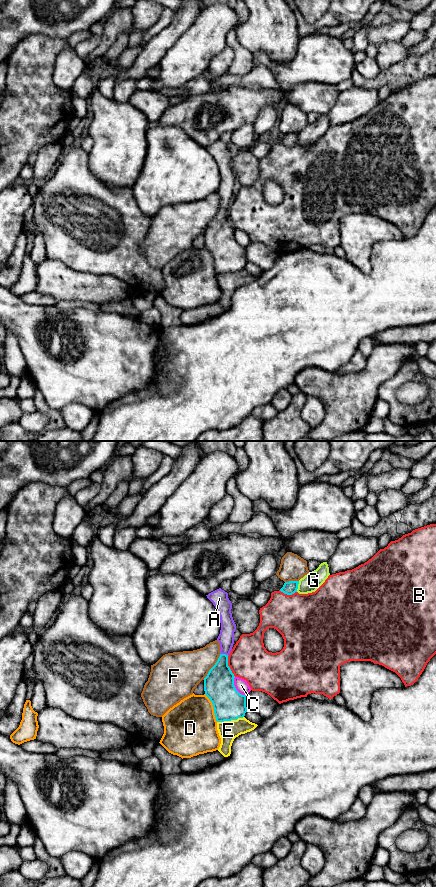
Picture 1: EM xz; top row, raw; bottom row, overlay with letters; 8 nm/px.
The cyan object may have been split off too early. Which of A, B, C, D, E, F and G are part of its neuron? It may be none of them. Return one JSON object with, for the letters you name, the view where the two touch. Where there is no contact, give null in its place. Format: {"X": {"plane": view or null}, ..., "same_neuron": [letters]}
{"A": {"plane": "xz"}, "same_neuron": ["A"]}

